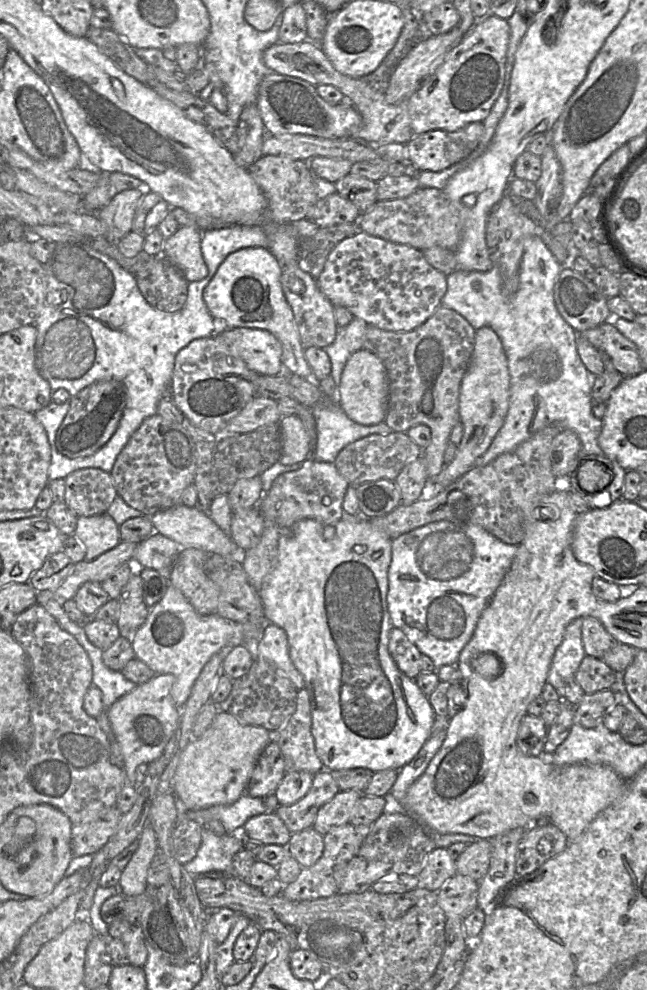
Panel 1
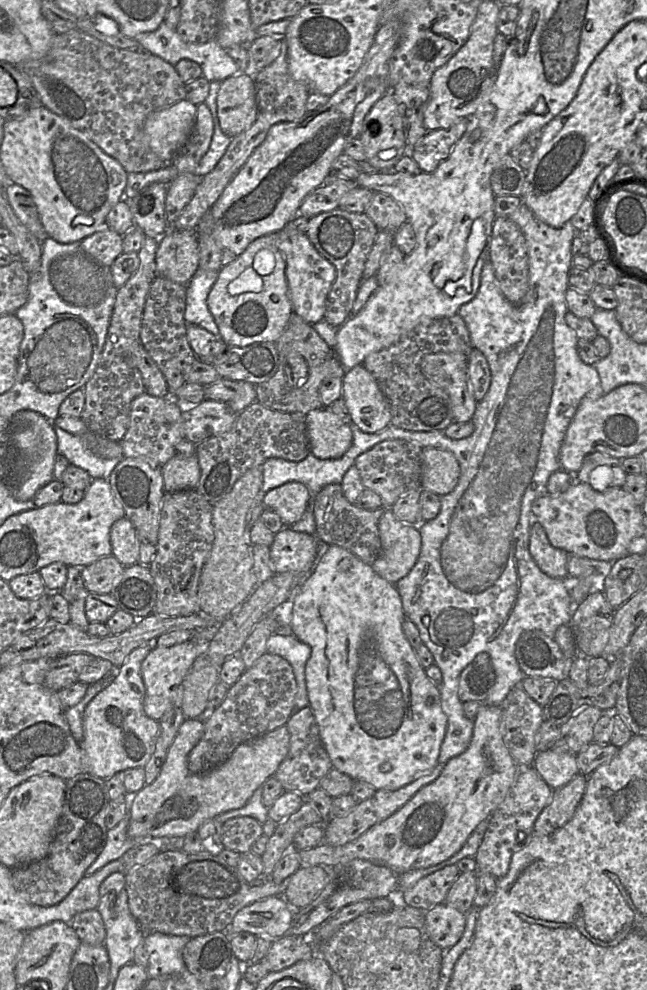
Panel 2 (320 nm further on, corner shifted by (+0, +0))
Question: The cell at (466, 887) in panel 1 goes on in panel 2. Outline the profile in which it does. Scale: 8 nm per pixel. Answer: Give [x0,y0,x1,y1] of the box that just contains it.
[425,902,466,951]

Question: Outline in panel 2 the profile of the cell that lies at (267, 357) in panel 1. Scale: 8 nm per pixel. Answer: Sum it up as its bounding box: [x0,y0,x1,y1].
[187,324,237,364]

